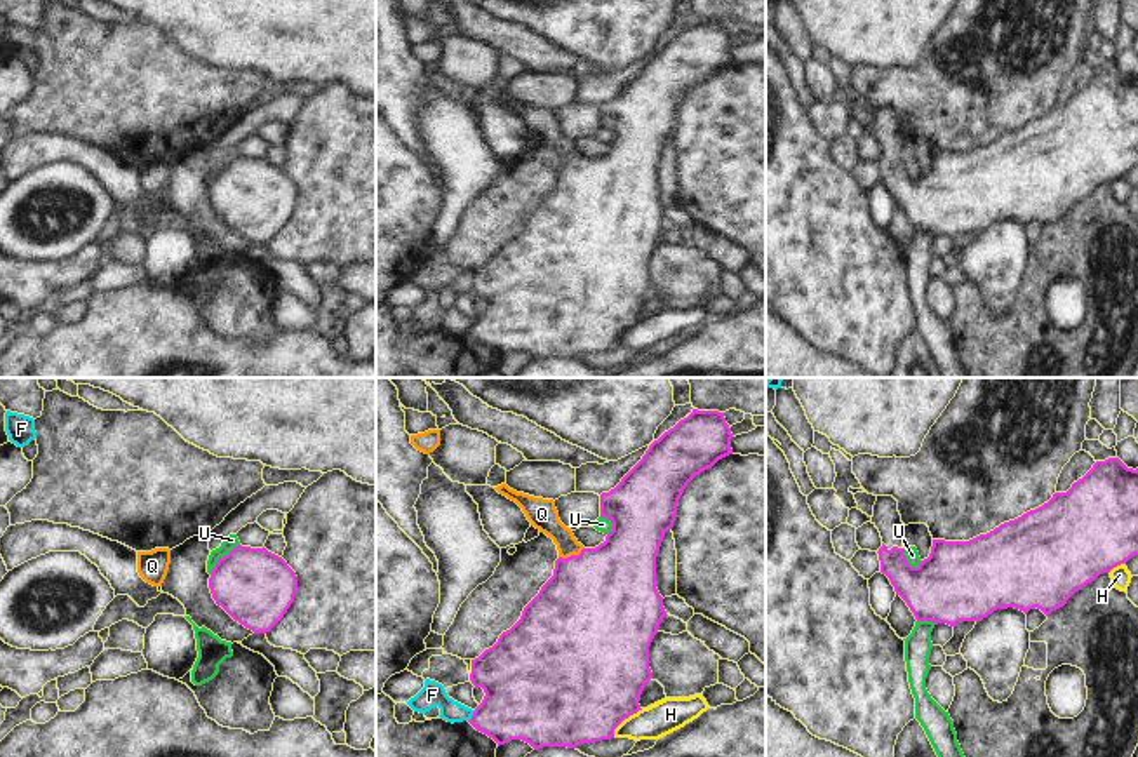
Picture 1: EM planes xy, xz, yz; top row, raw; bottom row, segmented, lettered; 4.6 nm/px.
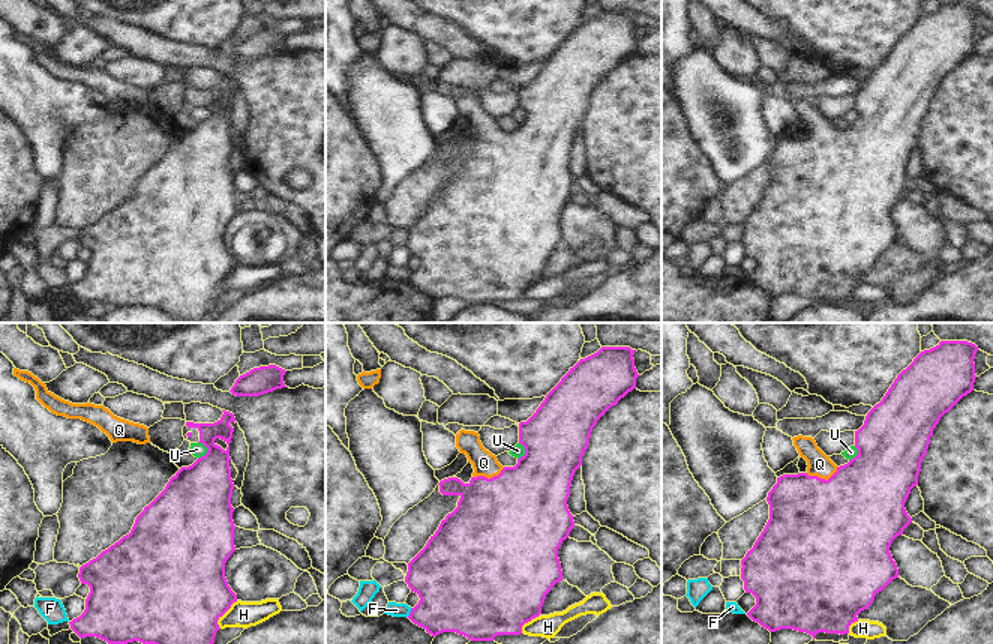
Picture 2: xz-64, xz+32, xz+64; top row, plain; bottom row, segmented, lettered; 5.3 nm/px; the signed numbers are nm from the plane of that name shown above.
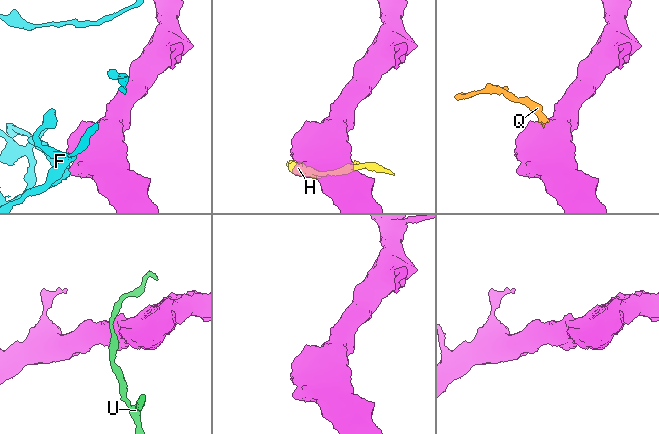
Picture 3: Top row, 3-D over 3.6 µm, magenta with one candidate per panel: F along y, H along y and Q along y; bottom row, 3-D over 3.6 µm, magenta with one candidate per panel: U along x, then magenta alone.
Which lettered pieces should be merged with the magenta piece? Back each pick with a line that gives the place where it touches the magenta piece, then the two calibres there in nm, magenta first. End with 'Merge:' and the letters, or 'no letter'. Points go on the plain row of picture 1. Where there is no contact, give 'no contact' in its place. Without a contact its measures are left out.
Q: xz (571, 166) | 480/140 nm
Merge: Q

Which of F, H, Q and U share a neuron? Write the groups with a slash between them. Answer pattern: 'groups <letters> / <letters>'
groups F / H / Q / U

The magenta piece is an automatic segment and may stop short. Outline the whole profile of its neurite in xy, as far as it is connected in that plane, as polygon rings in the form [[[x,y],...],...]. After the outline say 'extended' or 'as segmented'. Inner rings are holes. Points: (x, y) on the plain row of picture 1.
[[[238,155],[218,171],[209,198],[216,214],[235,231],[254,244],[266,244],[294,212],[298,186],[264,157]]]; as segmented

